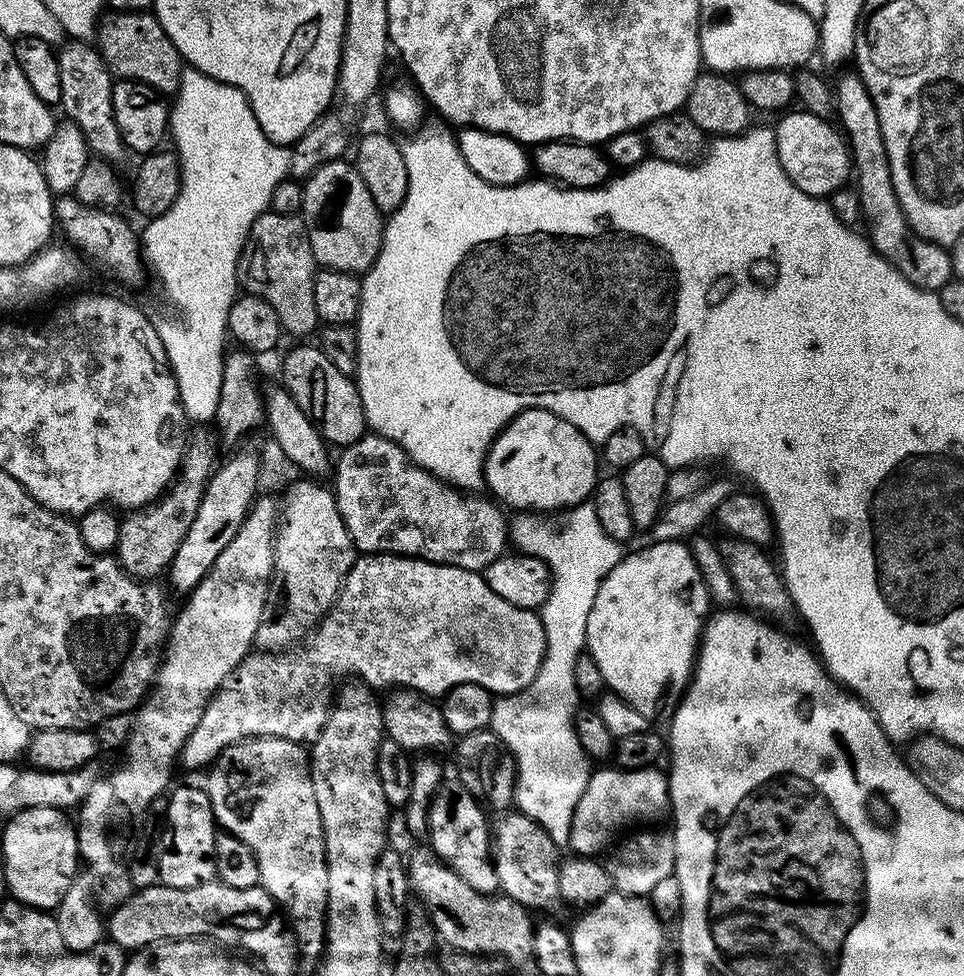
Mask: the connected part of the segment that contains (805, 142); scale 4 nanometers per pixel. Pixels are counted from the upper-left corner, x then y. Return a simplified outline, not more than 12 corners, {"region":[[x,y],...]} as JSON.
{"region":[[785,111],[778,162],[798,190],[831,197],[853,175],[832,120]]}

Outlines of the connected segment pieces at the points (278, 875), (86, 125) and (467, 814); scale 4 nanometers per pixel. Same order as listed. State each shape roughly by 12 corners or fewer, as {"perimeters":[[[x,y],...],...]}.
{"perimeters":[[[254,736],[207,769],[299,955],[324,951],[328,871],[309,753]],[[97,49],[58,52],[59,107],[89,153],[126,156],[114,122],[112,69]],[[445,782],[428,811],[427,843],[474,886],[499,889],[485,809]]]}

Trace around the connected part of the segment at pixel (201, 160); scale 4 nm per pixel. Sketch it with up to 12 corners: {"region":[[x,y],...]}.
{"region":[[188,68],[180,193],[142,255],[184,415],[212,422],[236,264],[292,153]]}

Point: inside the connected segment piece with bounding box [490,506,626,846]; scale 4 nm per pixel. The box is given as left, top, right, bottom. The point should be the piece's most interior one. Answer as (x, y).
(537, 724)

